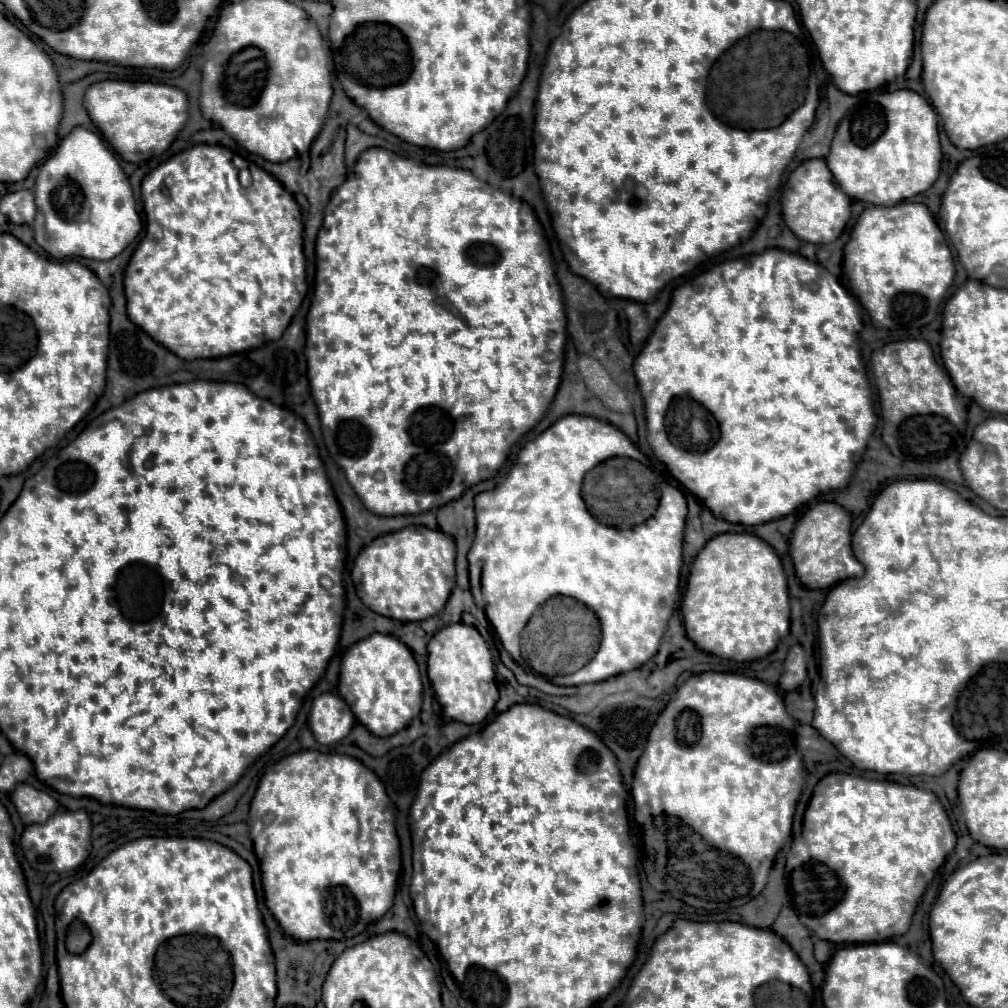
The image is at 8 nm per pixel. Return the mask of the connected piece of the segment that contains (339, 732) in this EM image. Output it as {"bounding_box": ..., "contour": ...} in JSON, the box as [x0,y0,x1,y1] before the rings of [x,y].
{"bounding_box":[309,693,355,745],"contour":[[[323,693],[313,701],[309,713],[309,727],[321,745],[337,743],[347,737],[351,727],[355,725],[353,713],[349,705],[335,693]]]}

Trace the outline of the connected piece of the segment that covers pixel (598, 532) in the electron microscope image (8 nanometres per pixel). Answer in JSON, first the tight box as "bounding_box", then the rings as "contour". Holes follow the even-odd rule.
{"bounding_box":[467,415,687,685],"contour":[[[565,415],[521,449],[503,483],[493,491],[479,493],[475,497],[475,539],[467,555],[470,591],[477,606],[484,609],[485,605],[489,623],[495,627],[505,651],[517,664],[523,669],[531,669],[521,655],[521,635],[533,611],[549,597],[563,595],[581,599],[581,603],[597,611],[603,637],[595,653],[591,651],[591,659],[581,669],[551,677],[555,685],[599,683],[641,667],[657,653],[667,621],[680,598],[687,501],[681,491],[663,483],[657,513],[649,519],[649,513],[653,513],[653,499],[657,499],[659,489],[657,483],[653,483],[653,471],[649,471],[643,461],[633,459],[633,453],[641,451],[617,427],[587,415]],[[609,527],[633,527],[633,531],[609,531]],[[671,541],[675,541],[675,577],[665,571],[663,557],[663,551],[669,549]]]}

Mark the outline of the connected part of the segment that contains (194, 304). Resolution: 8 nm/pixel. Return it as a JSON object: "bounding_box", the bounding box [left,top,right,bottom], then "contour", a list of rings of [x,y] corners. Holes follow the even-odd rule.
{"bounding_box":[124,145,306,359],"contour":[[[195,145],[191,149],[185,149],[177,153],[167,161],[155,167],[142,182],[142,200],[147,215],[147,231],[139,247],[135,249],[131,261],[125,270],[124,287],[127,301],[127,315],[129,319],[139,325],[149,337],[153,337],[157,343],[179,355],[181,359],[213,359],[213,357],[225,357],[235,355],[241,351],[249,351],[253,347],[261,347],[267,341],[279,339],[287,325],[291,323],[291,317],[295,315],[301,305],[306,292],[305,281],[305,256],[303,253],[303,223],[301,209],[295,203],[293,195],[283,189],[283,185],[259,169],[253,163],[247,163],[239,155],[231,153],[227,147],[221,145]],[[249,169],[253,183],[249,187],[241,187],[239,183],[239,171]],[[161,189],[167,189],[169,193],[163,195]]]}

